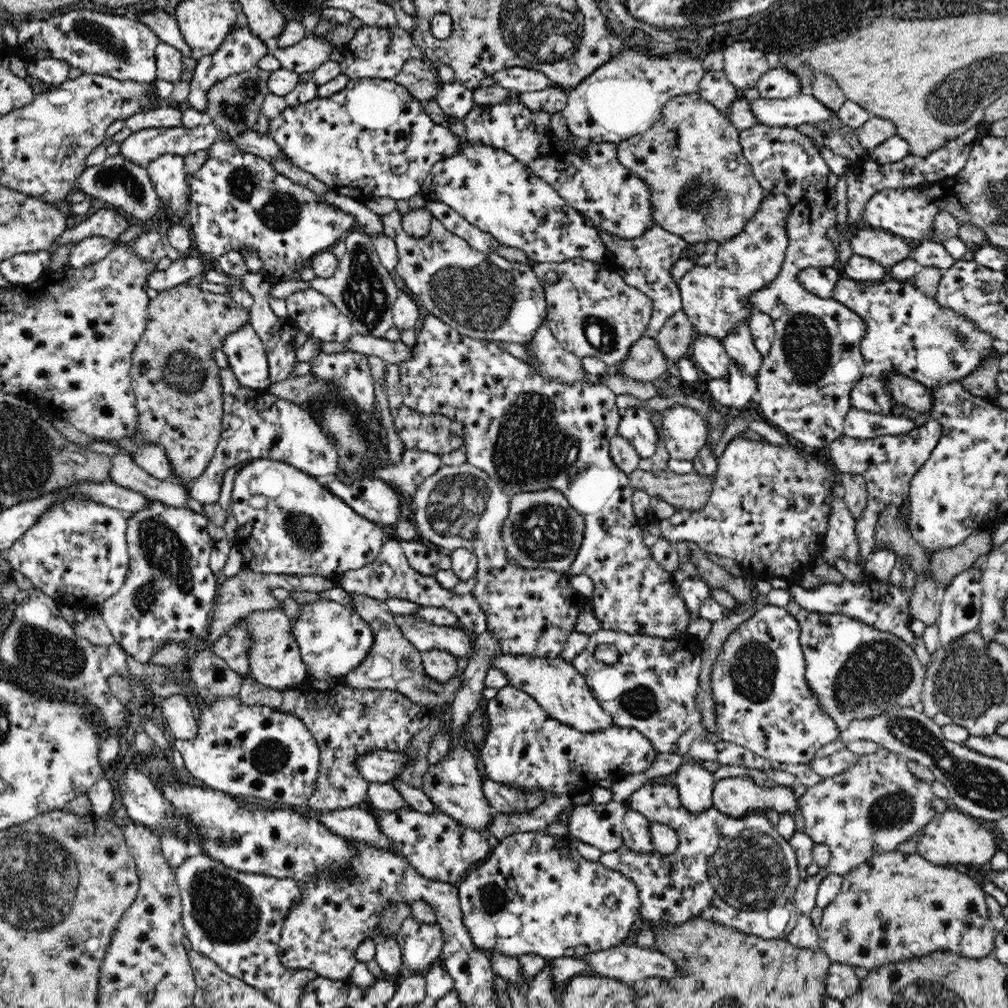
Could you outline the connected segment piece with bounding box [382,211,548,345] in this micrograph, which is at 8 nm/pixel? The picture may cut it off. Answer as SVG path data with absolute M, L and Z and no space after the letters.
M396 211L382 217L384 234L391 238L397 248L396 272L404 280L409 292L416 296L422 306L434 316L444 320L454 330L470 338L485 341L506 341L526 344L543 325L547 315L544 291L533 268L527 263L506 260L498 253L482 253L449 233L435 217L427 237L412 238L402 227L402 217Z

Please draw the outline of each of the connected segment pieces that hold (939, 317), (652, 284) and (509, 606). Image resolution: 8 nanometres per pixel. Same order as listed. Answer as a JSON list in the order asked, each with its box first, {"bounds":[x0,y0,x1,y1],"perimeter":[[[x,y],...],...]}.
[{"bounds":[832,277,999,416],"perimeter":[[[887,277],[879,282],[861,282],[854,279],[841,278],[836,284],[832,298],[859,314],[860,318],[870,328],[868,334],[861,338],[859,347],[864,358],[864,370],[860,380],[856,382],[850,393],[851,408],[883,414],[884,416],[903,416],[906,405],[896,401],[890,395],[890,380],[894,374],[917,380],[929,389],[940,388],[952,382],[961,382],[982,367],[989,359],[999,356],[994,346],[994,335],[982,329],[976,321],[966,318],[966,315],[940,304],[935,295],[928,295],[918,289],[912,281],[899,281]]]},{"bounds":[598,225,689,338],"perimeter":[[[655,225],[644,230],[636,238],[624,238],[604,230],[598,230],[598,234],[603,247],[611,256],[608,260],[604,260],[602,265],[610,271],[616,271],[628,286],[636,287],[642,294],[650,298],[651,315],[643,336],[655,338],[668,318],[672,318],[676,312],[683,310],[682,295],[677,281],[674,281],[669,273],[669,268],[673,262],[682,258],[680,253],[689,244],[683,238],[678,238],[675,234],[670,234]]]},{"bounds":[412,462,584,658],"perimeter":[[[467,462],[456,466],[441,466],[438,470],[432,474],[432,476],[427,476],[424,480],[415,486],[415,494],[413,494],[414,501],[416,501],[416,514],[412,517],[414,526],[416,527],[417,536],[422,536],[422,540],[428,540],[432,544],[436,544],[436,548],[443,553],[456,551],[459,549],[466,549],[476,555],[478,559],[478,564],[476,566],[476,586],[470,594],[472,598],[476,599],[478,606],[484,610],[484,615],[486,615],[486,625],[487,632],[490,633],[491,639],[499,646],[499,650],[504,653],[518,653],[526,655],[538,655],[540,657],[556,658],[559,657],[563,652],[568,635],[572,634],[574,631],[574,622],[578,618],[578,598],[584,597],[575,593],[574,589],[570,583],[570,576],[565,573],[556,573],[549,569],[526,569],[519,566],[517,563],[512,564],[511,556],[508,555],[506,545],[504,544],[502,538],[502,524],[504,524],[505,518],[508,518],[508,512],[510,512],[510,502],[511,497],[502,489],[500,483],[489,477],[489,474],[476,468],[476,466],[468,464]]]}]

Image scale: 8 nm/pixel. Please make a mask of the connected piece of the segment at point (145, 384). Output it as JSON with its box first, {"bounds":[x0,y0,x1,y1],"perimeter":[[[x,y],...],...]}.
{"bounds":[114,284,251,488],"perimeter":[[[178,284],[159,292],[148,305],[148,321],[133,355],[131,368],[132,390],[135,394],[138,420],[135,433],[114,442],[125,452],[133,454],[142,444],[155,444],[165,450],[171,466],[173,482],[188,488],[202,476],[216,452],[222,432],[223,398],[219,367],[212,360],[210,351],[220,348],[223,338],[244,326],[251,312],[236,304],[230,295],[202,291],[198,286]]]}

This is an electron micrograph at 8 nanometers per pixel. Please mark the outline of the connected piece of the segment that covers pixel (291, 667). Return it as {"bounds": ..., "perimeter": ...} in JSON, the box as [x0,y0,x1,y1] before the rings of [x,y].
{"bounds":[246,607,308,691],"perimeter":[[[282,607],[269,612],[252,612],[246,618],[249,630],[256,639],[256,644],[250,650],[251,678],[274,691],[290,691],[300,687],[308,678],[308,674],[298,645],[290,636],[291,620],[286,616]]]}

